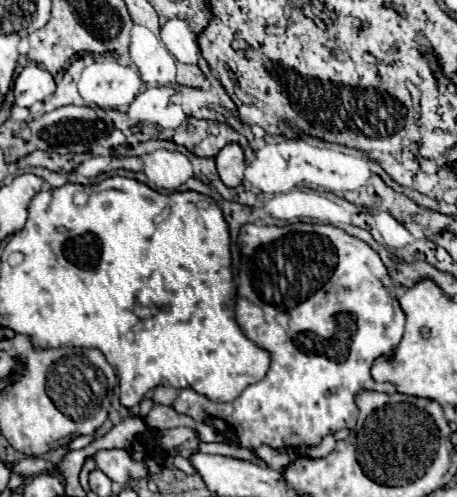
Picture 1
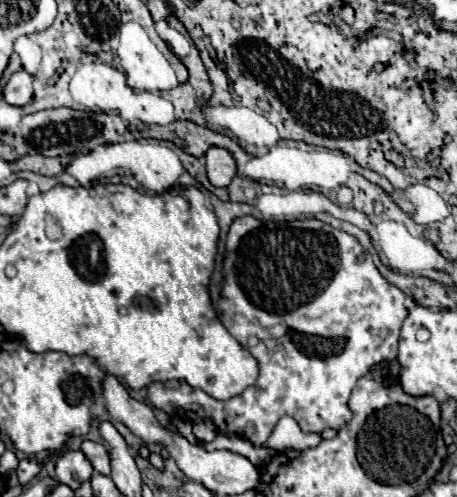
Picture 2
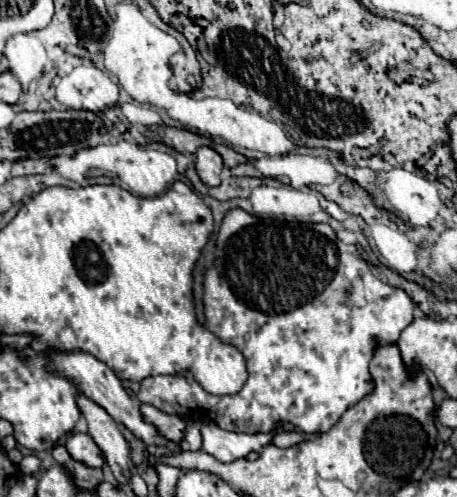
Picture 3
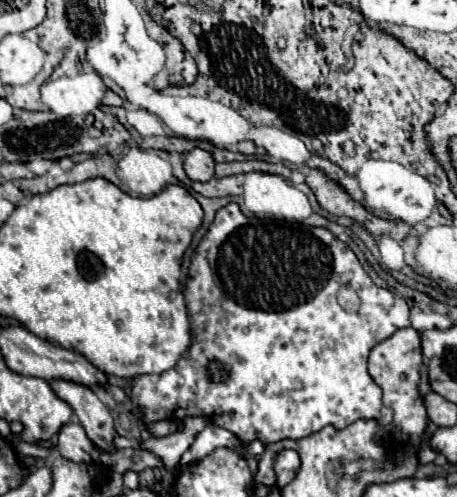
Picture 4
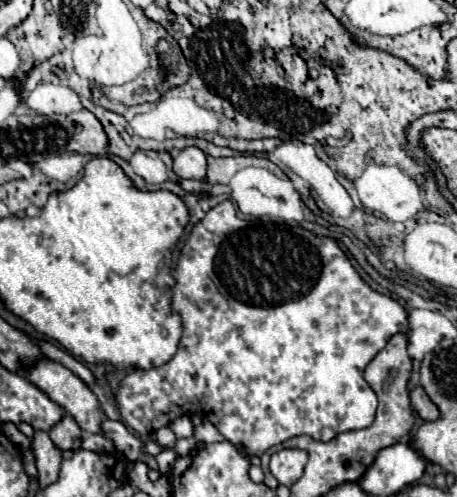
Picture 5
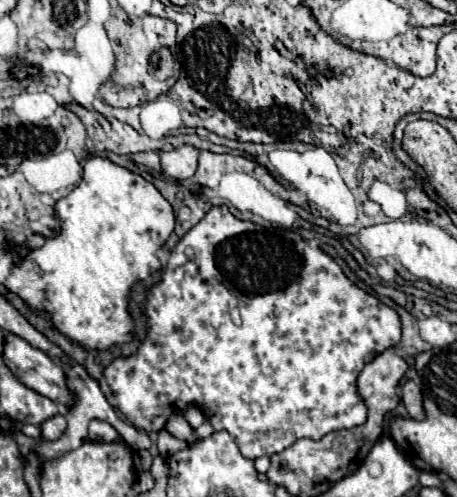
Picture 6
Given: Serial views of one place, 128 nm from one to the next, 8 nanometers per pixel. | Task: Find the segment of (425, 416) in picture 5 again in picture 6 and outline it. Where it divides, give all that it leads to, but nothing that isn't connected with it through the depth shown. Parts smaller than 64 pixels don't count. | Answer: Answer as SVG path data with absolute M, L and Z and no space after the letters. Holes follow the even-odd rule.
M406 380L406 384L402 386L402 402L408 410L408 414L414 418L414 420L422 420L424 418L424 408L422 408L422 394L420 394L420 388L412 382L412 380Z

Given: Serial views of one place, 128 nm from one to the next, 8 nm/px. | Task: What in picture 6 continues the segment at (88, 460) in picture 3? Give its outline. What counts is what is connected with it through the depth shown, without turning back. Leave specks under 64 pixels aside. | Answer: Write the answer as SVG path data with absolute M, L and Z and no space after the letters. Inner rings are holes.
M56 414L56 416L48 418L48 420L44 420L40 424L40 430L42 430L44 440L58 440L66 430L66 418L62 414Z

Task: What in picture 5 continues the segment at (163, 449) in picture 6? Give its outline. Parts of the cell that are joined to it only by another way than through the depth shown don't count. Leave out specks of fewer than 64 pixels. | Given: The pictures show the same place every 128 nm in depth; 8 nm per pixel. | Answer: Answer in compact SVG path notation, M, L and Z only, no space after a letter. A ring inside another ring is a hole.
M164 426L164 428L160 428L160 430L156 432L156 442L158 442L162 448L172 448L172 446L176 444L176 434L174 434L168 426Z

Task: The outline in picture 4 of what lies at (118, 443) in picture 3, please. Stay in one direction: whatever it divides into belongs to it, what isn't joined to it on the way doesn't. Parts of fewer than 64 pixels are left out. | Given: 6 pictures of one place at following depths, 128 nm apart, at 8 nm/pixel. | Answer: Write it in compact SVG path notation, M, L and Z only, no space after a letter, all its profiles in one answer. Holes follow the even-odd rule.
M50 380L50 386L56 392L56 396L62 398L74 410L88 438L98 448L114 452L114 420L110 416L110 410L96 396L96 392L84 384L76 384L70 380Z

